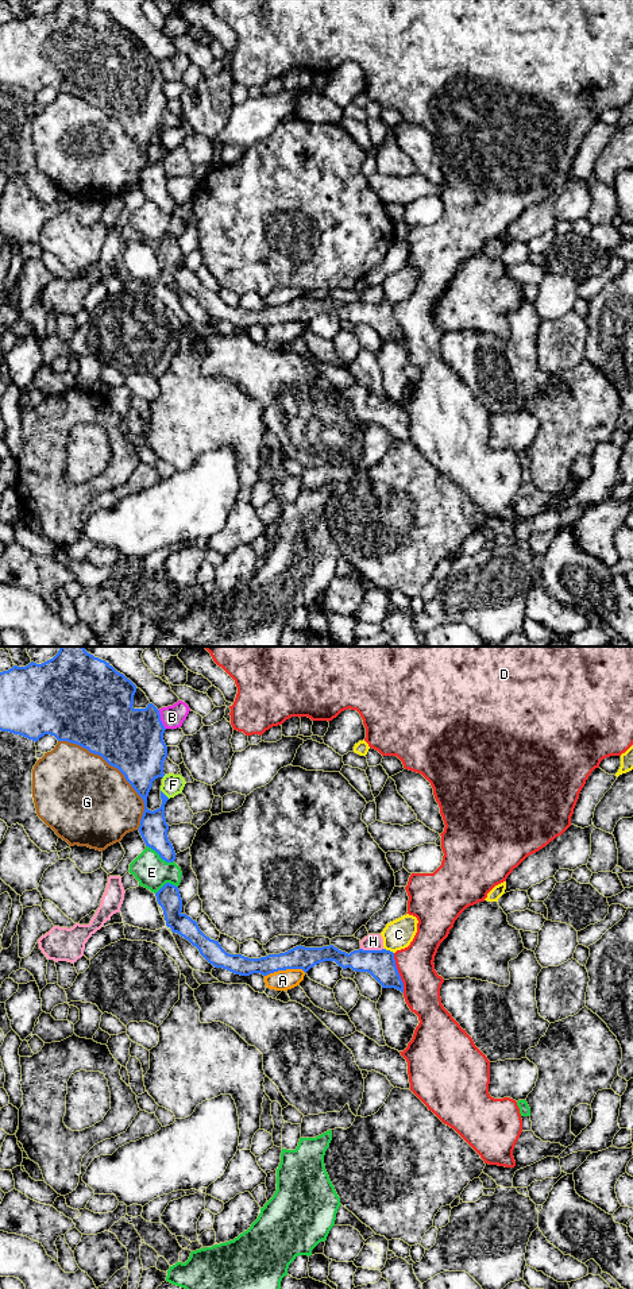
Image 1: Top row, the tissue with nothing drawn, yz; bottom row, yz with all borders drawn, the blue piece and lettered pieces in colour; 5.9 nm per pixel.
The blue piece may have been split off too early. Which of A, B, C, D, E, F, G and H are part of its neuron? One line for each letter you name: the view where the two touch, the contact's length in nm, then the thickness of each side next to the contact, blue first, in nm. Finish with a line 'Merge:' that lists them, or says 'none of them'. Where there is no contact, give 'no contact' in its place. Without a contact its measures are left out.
Merge: none of them

